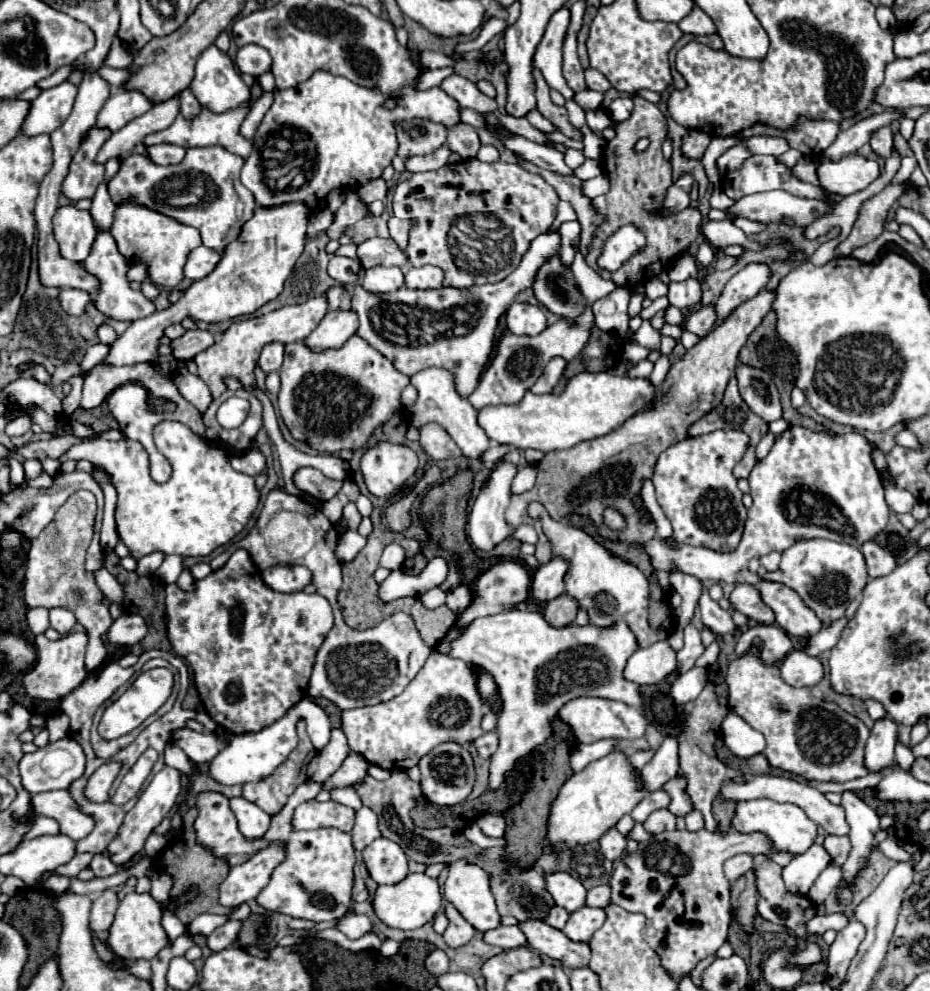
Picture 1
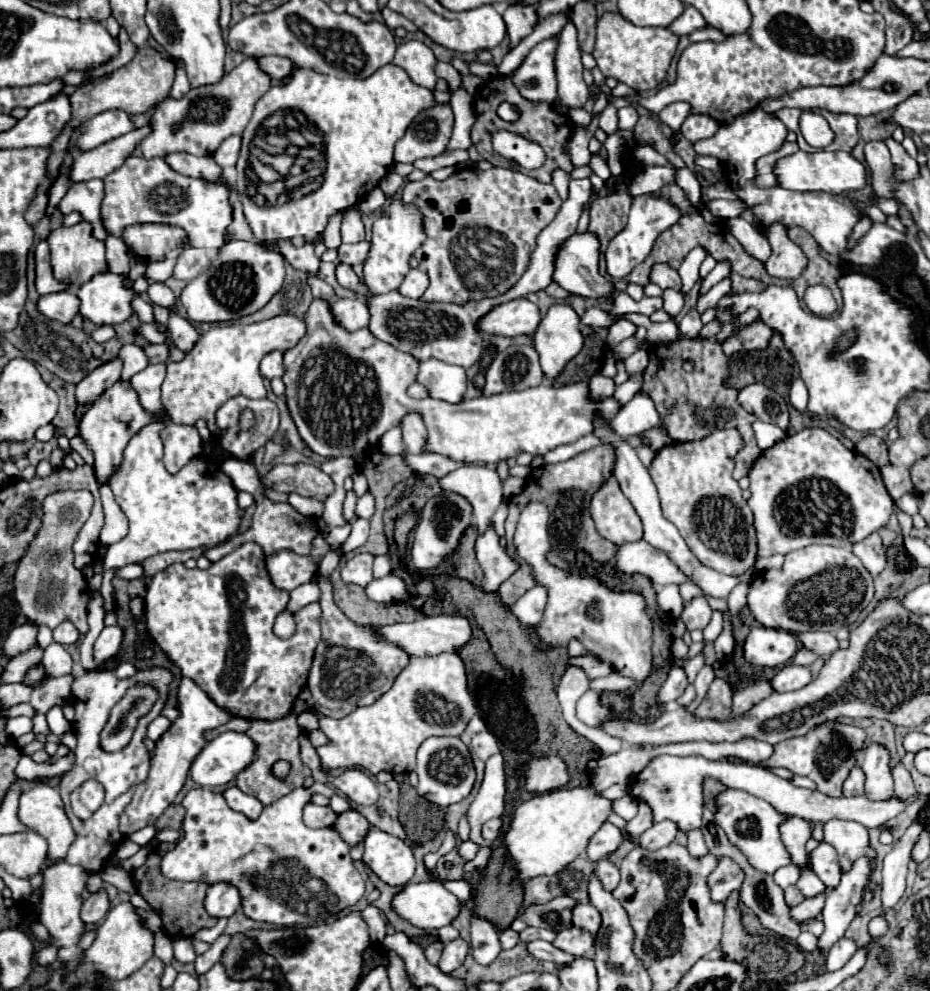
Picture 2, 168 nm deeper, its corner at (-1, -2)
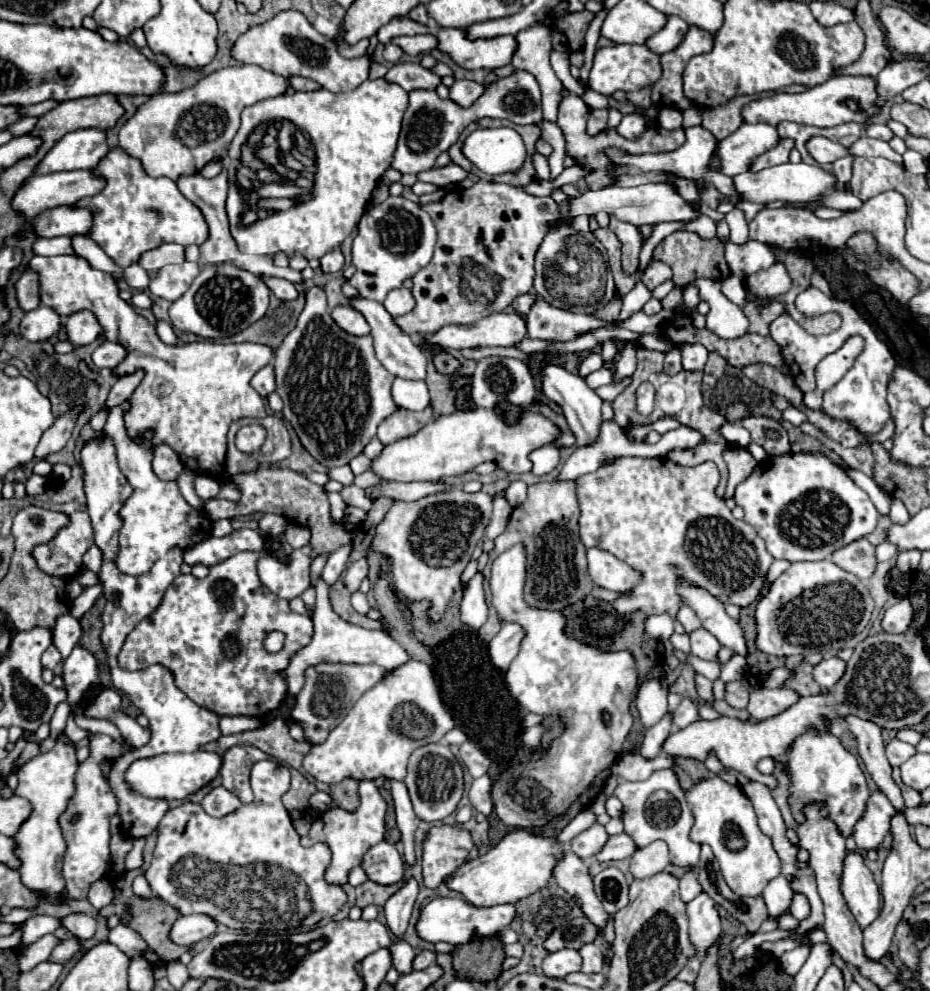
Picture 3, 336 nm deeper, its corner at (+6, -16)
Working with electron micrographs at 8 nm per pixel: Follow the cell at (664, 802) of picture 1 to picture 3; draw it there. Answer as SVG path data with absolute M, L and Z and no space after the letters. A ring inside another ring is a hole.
M617 834L605 842L605 846L595 854L595 860L599 860L599 862L623 860L623 858L629 858L635 850L637 850L637 846L627 834Z

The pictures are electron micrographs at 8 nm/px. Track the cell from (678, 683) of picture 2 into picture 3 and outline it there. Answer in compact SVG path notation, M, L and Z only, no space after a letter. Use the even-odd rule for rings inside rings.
M671 714L663 716L663 720L659 724L655 724L653 728L649 728L645 732L643 744L641 744L641 756L643 758L657 758L663 752L663 742L667 740L667 736L671 734Z

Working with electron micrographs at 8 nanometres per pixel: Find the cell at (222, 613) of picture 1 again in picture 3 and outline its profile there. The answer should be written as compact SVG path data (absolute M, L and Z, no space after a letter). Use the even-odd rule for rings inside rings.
M239 552L239 554L227 558L227 560L219 562L219 564L209 566L209 574L207 574L205 578L195 578L193 574L179 574L179 576L173 580L173 584L167 588L165 598L163 598L163 604L159 604L159 608L157 608L149 618L141 620L141 622L135 626L135 630L127 636L127 640L125 640L125 644L123 644L121 652L119 652L119 666L121 666L123 670L131 670L131 672L133 672L133 670L147 668L147 666L153 666L153 664L163 664L163 666L171 668L171 672L173 672L173 676L175 676L177 688L181 688L195 704L199 704L199 706L203 706L203 708L215 712L217 716L257 716L257 718L263 718L263 716L267 716L269 712L273 712L273 710L281 704L281 700L285 698L285 692L287 692L287 686L283 684L283 678L277 676L277 670L283 670L283 664L287 664L287 656L291 656L291 652L297 652L299 648L303 648L303 644L307 644L307 640L311 640L311 618L293 612L293 610L289 608L287 600L281 600L281 598L277 598L273 592L263 590L263 584L261 584L261 580L259 580L257 572L255 572L257 558L259 558L259 552ZM273 630L279 630L279 632L285 634L285 644L283 644L283 648L281 648L277 654L269 654L269 652L265 650L265 646L263 646L265 636L267 636L269 632L273 632Z

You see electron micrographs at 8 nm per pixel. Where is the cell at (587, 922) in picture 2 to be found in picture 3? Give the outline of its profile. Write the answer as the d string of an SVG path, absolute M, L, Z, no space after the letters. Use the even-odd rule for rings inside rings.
M591 942L591 944L585 944L581 950L579 950L581 958L583 958L583 968L581 972L583 974L593 974L593 972L601 972L603 970L603 952L599 948L597 942Z

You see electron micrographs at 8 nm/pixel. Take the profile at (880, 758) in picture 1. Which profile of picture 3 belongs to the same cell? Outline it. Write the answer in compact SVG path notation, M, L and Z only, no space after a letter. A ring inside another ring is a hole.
M871 792L871 798L867 802L867 816L859 820L853 832L853 840L857 844L859 852L877 850L877 846L883 842L883 838L889 834L891 818L897 816L897 808L887 800L883 792Z

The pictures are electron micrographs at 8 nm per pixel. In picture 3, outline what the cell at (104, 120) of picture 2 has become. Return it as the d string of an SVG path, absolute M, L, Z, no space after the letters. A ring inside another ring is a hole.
M85 128L65 134L35 166L35 174L91 170L109 152L105 132L97 128Z

